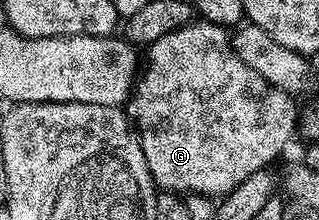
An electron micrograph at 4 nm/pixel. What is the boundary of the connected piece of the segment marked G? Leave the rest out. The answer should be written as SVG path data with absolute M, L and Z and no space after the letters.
M190 23L184 28L179 28L158 38L153 44L147 45L148 61L145 64L143 61L142 71L133 87L132 95L126 101L126 115L131 120L136 135L140 138L142 154L146 158L146 166L152 175L152 183L156 185L157 189L177 194L223 198L256 171L262 171L274 165L272 163L283 154L284 147L292 140L292 135L298 132L298 124L296 128L297 101L293 97L287 96L282 90L275 88L270 82L266 82L266 78L262 78L262 74L258 74L258 70L254 70L250 66L246 66L246 62L242 62L242 58L238 58L229 47L230 36L229 33L224 33L227 31L223 27L205 27L203 23L200 23L201 25L199 23Z

